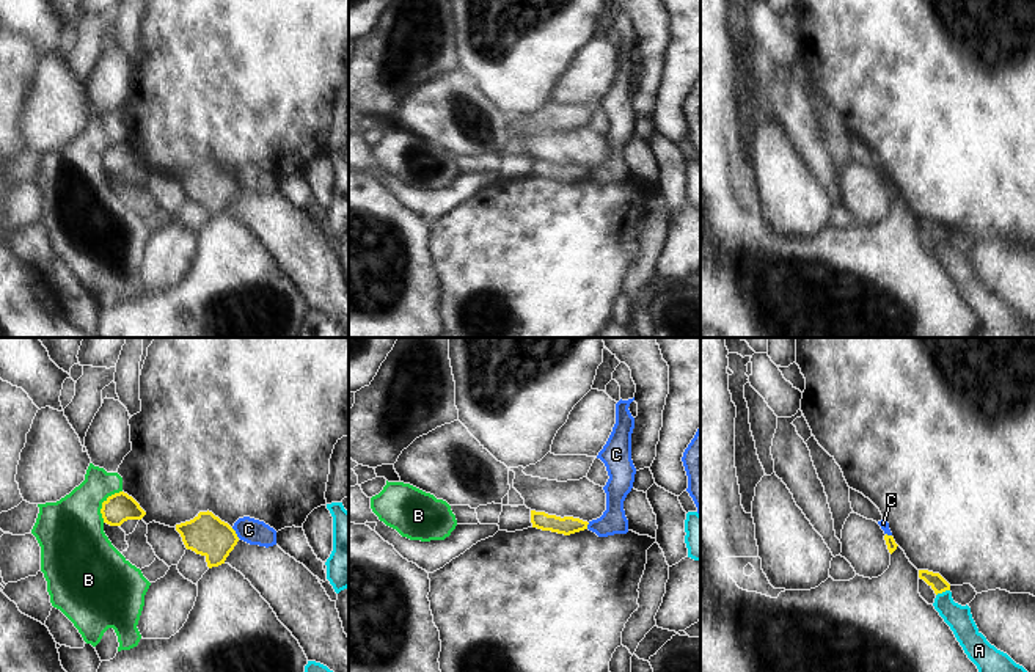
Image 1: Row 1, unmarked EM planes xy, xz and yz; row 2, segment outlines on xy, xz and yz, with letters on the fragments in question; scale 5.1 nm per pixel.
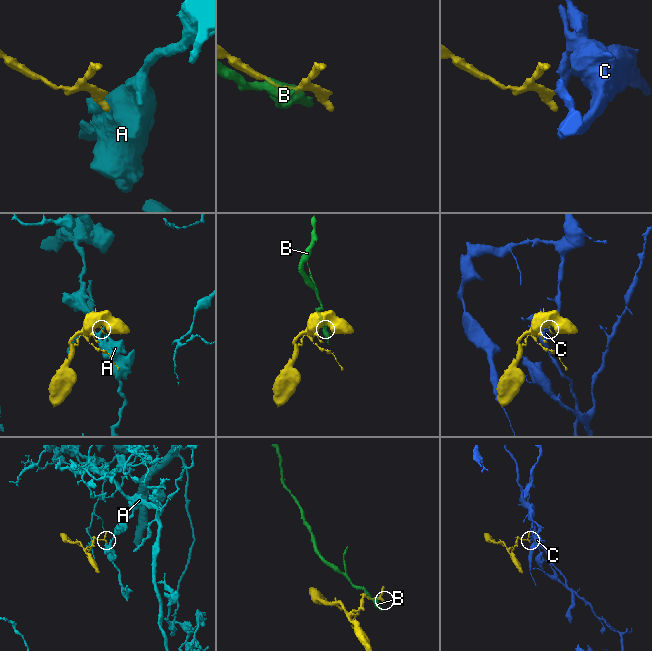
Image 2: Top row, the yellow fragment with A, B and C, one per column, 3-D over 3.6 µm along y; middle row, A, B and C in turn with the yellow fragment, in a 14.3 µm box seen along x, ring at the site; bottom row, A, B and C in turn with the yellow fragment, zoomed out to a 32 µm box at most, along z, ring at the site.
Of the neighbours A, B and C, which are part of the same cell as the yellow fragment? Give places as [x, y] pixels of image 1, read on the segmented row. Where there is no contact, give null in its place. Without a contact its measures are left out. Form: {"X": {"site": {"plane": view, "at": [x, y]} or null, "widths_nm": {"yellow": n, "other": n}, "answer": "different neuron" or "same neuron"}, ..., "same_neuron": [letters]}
{"A": {"site": {"plane": "yz", "at": [943, 591]}, "widths_nm": {"yellow": 80, "other": 130}, "answer": "different neuron"}, "B": {"site": {"plane": "xy", "at": [102, 503]}, "widths_nm": {"yellow": 150, "other": 340}, "answer": "different neuron"}, "C": {"site": {"plane": "xy", "at": [234, 533]}, "widths_nm": {"yellow": 220, "other": 130}, "answer": "different neuron"}, "same_neuron": []}

